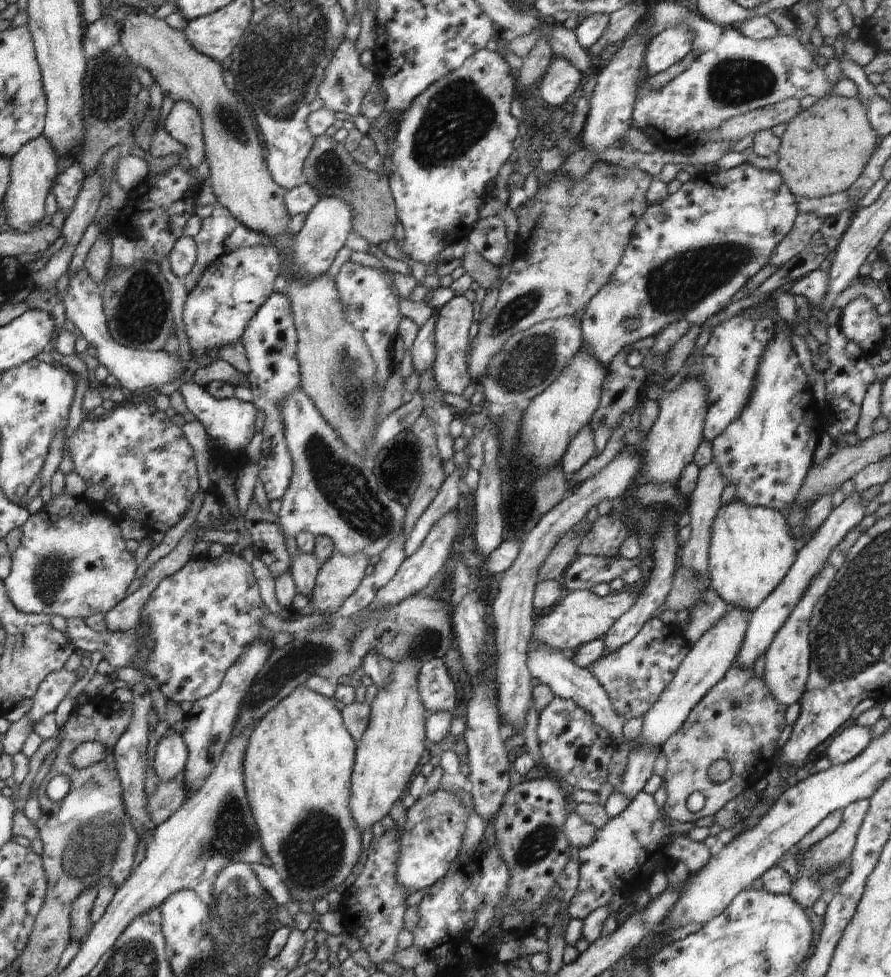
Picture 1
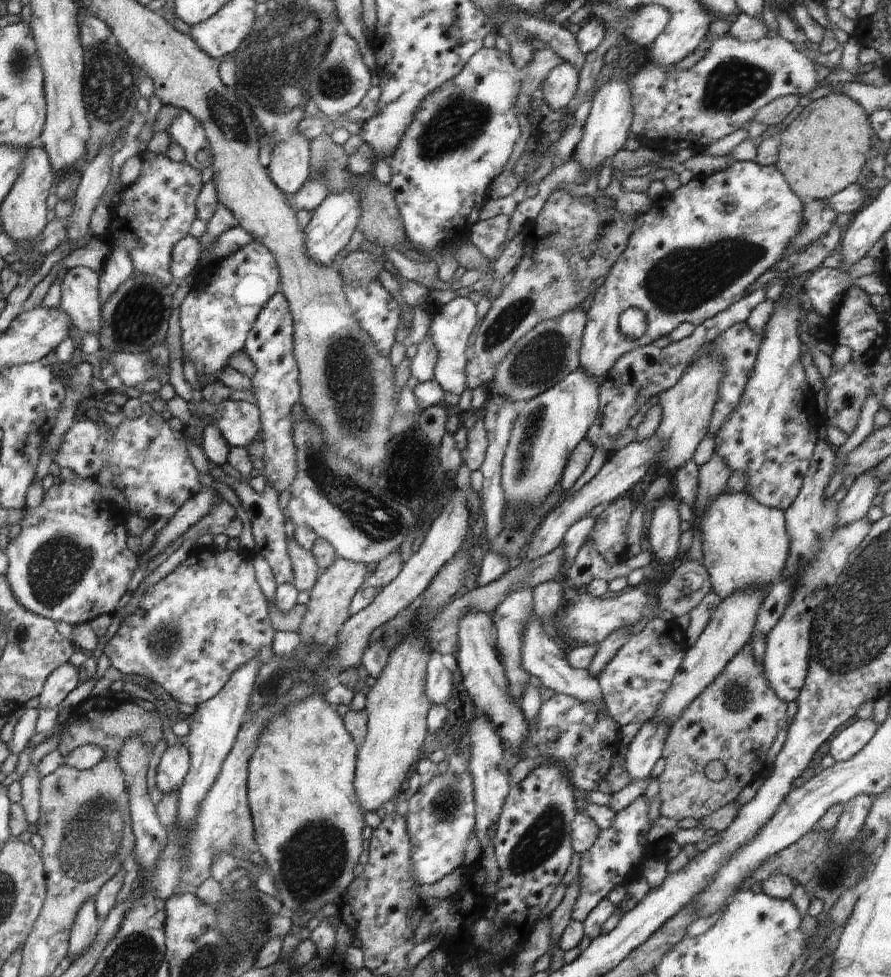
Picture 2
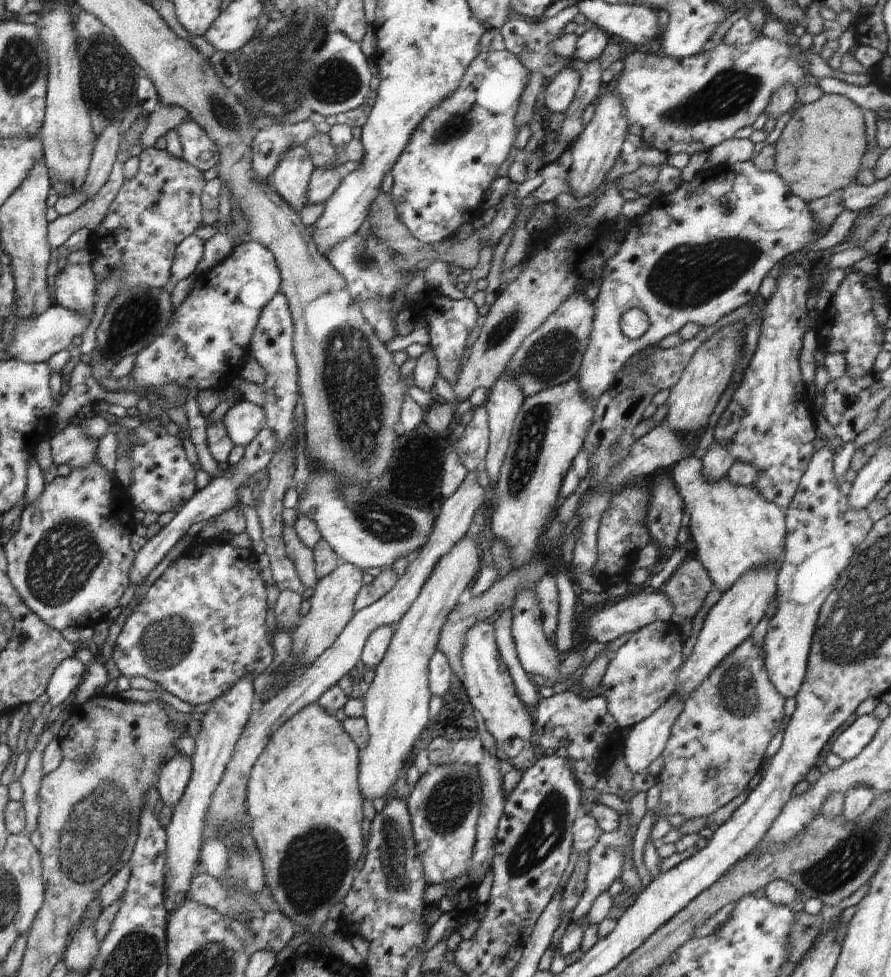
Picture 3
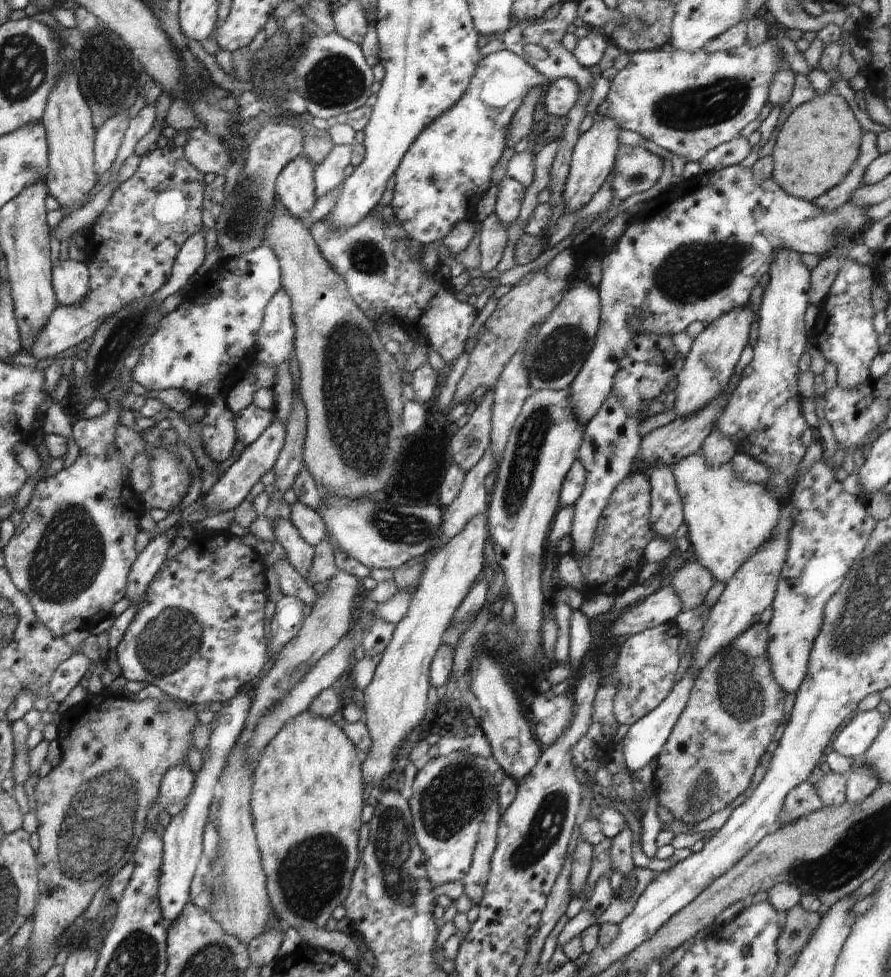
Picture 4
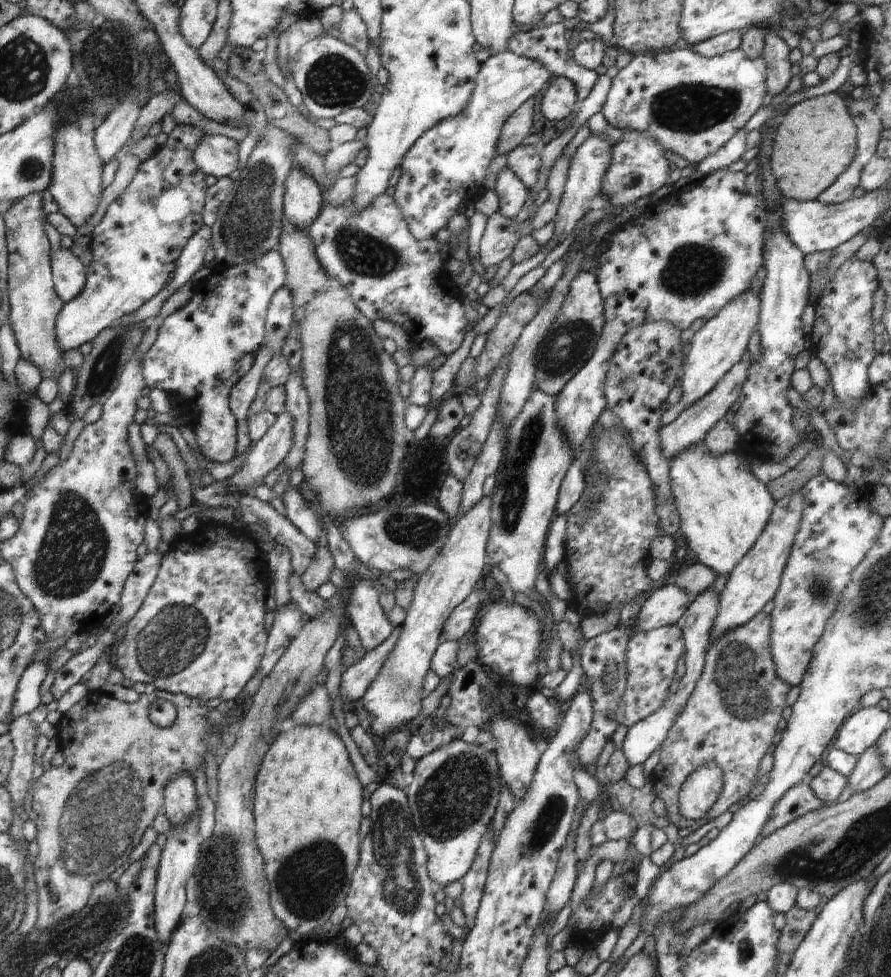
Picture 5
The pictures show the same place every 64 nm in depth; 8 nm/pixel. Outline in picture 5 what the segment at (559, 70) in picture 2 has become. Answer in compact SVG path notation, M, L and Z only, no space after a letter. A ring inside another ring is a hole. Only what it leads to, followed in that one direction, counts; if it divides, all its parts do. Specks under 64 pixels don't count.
M555 77L546 90L541 112L548 120L562 120L577 109L576 87L566 77Z

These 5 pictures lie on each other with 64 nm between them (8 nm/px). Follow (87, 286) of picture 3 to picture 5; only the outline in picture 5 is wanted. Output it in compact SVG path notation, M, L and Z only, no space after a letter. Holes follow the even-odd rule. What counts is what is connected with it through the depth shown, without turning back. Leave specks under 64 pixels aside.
M50 248L50 266L54 288L62 302L70 302L84 290L87 266L70 249Z

